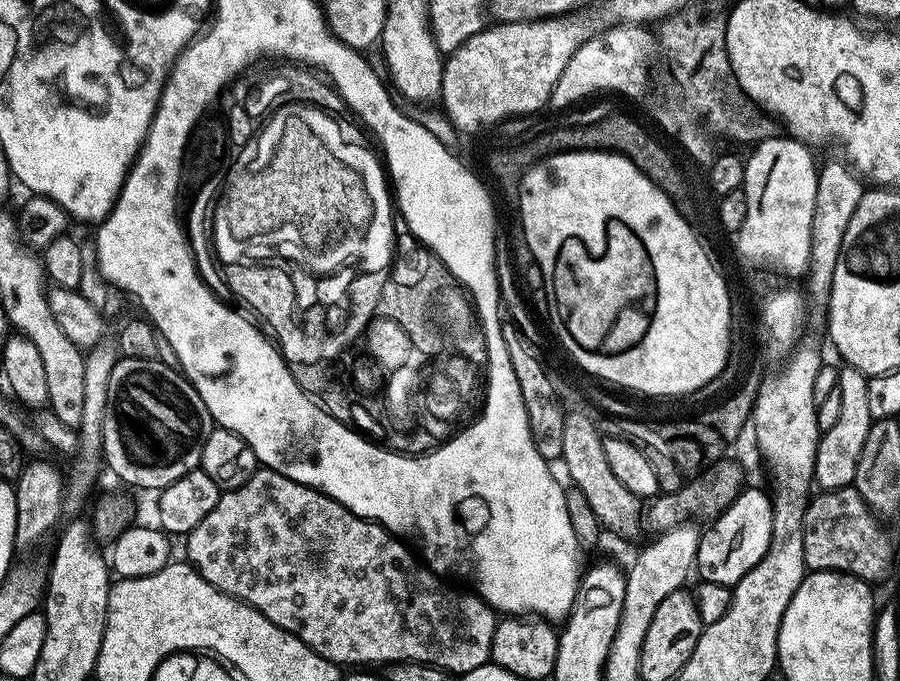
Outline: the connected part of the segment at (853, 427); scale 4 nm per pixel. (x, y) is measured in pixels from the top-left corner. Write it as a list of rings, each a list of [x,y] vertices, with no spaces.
[[[844,366],[841,369],[838,372],[838,422],[834,422],[834,426],[822,432],[816,451],[814,480],[824,490],[846,488],[855,481],[856,463],[862,454],[862,446],[866,446],[866,434],[870,434],[870,426],[874,422],[868,401],[868,377],[856,368]]]

